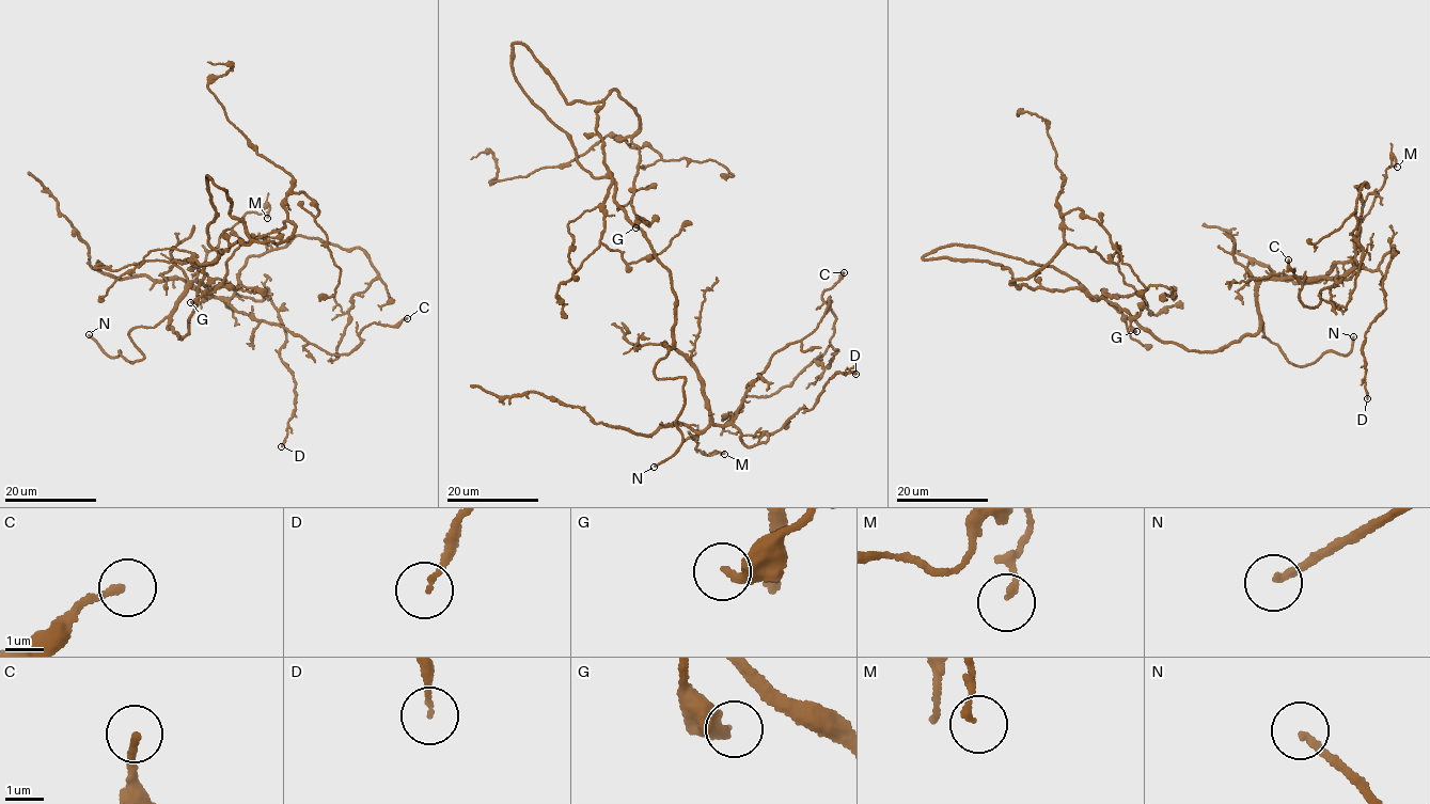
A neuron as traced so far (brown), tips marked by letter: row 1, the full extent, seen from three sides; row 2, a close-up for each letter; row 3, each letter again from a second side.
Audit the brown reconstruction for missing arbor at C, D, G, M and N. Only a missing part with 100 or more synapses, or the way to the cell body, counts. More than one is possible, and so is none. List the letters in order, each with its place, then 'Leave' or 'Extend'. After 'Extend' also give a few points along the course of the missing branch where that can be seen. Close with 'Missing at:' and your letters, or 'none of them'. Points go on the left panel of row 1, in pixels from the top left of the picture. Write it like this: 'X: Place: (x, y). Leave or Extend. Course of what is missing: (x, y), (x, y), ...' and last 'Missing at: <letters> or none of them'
C: Place: (407, 318). Leave
D: Place: (281, 446). Leave
G: Place: (190, 302). Leave
M: Place: (267, 218). Leave
N: Place: (89, 334). Extend
Missing at: N

